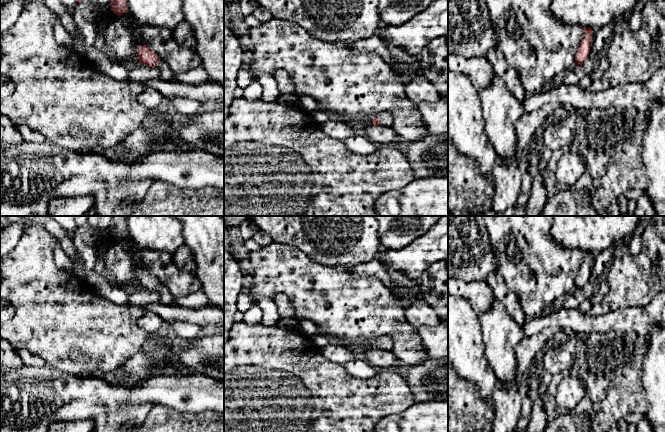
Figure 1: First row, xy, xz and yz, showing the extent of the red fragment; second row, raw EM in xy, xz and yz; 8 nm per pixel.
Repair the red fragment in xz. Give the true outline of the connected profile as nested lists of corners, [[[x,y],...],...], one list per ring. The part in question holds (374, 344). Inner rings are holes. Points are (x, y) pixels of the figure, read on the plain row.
[[[382,336],[372,342],[371,349],[382,349],[382,350],[392,351],[392,348],[393,348],[392,339],[388,336]]]

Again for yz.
[[[584,251],[584,260],[575,280],[575,289],[581,290],[588,282],[592,268],[593,255],[594,254],[591,252]]]

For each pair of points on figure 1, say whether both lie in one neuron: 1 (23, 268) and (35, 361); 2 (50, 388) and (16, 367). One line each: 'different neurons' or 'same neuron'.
1: different neurons
2: different neurons

